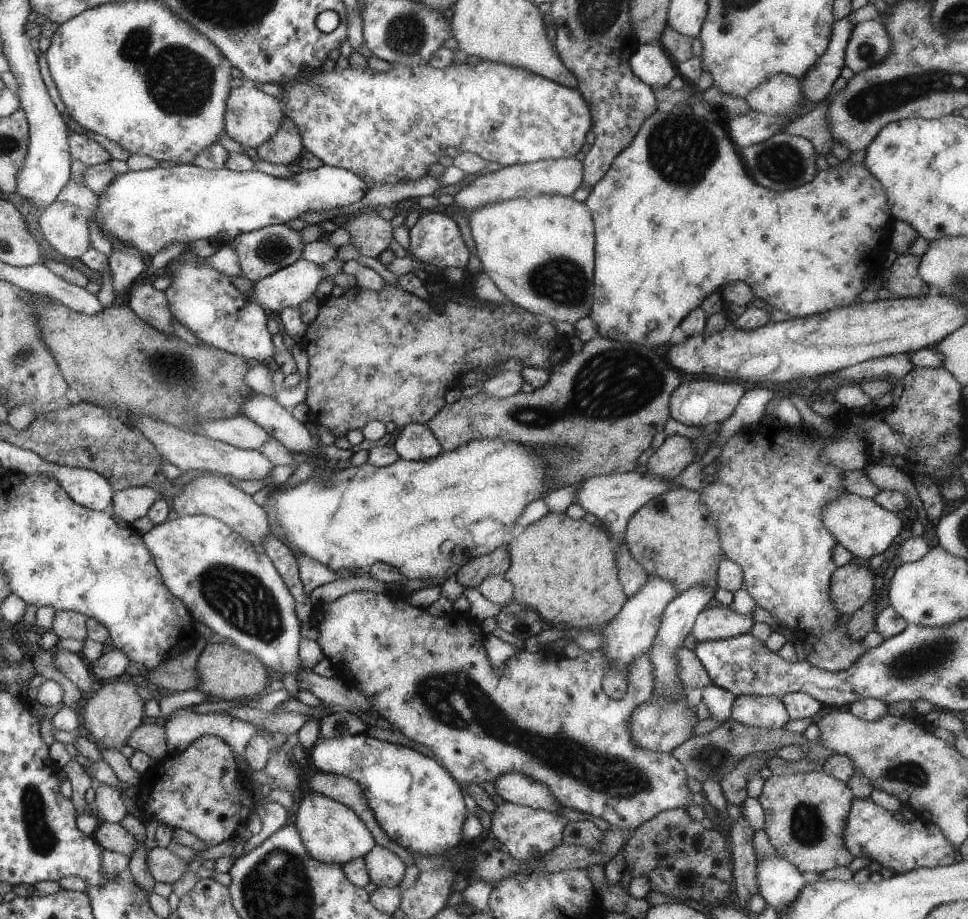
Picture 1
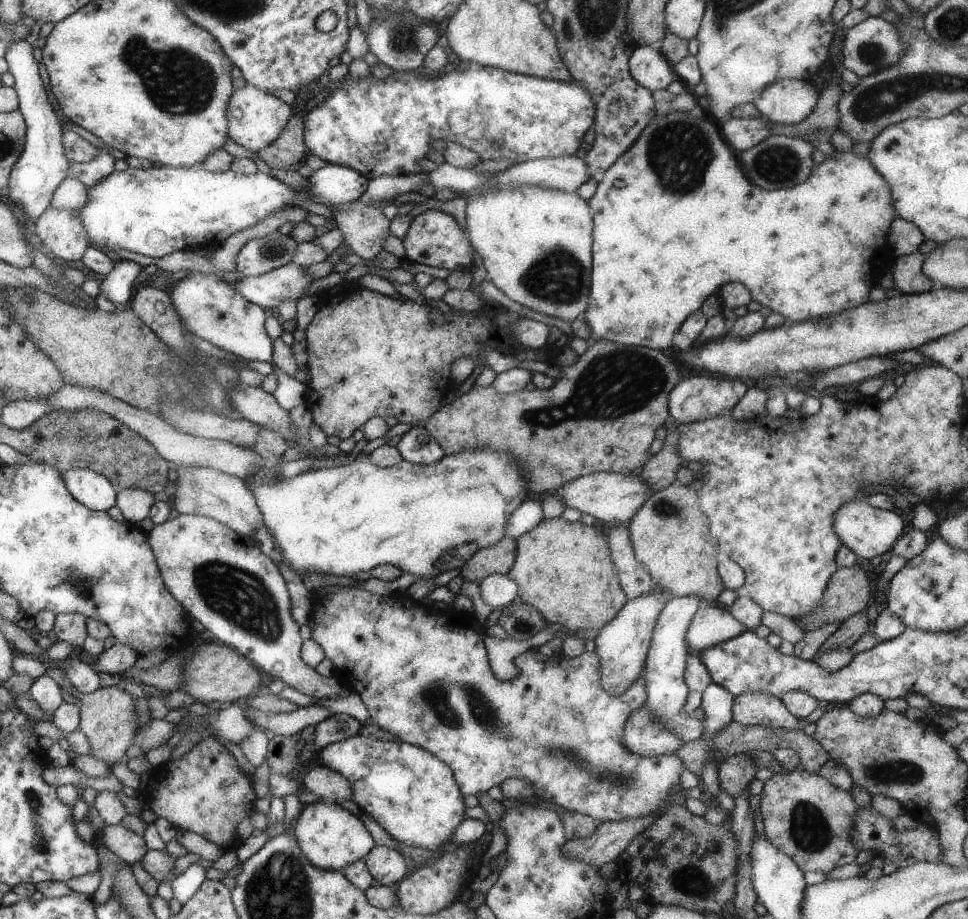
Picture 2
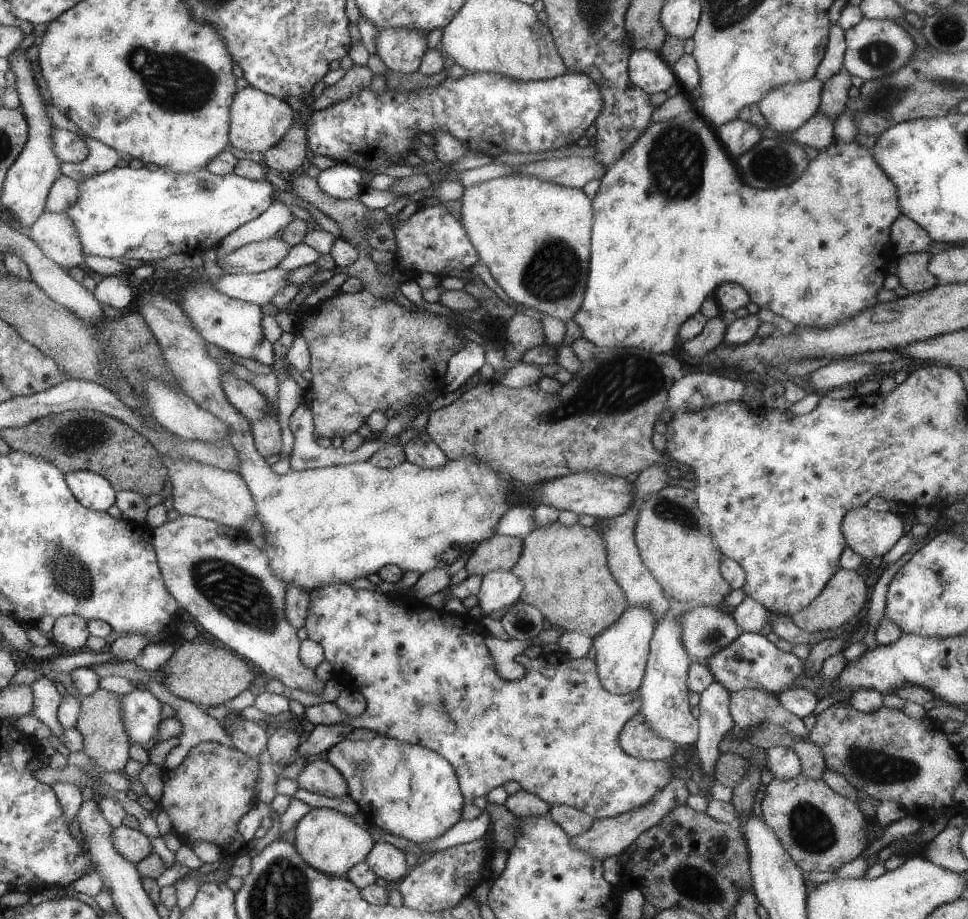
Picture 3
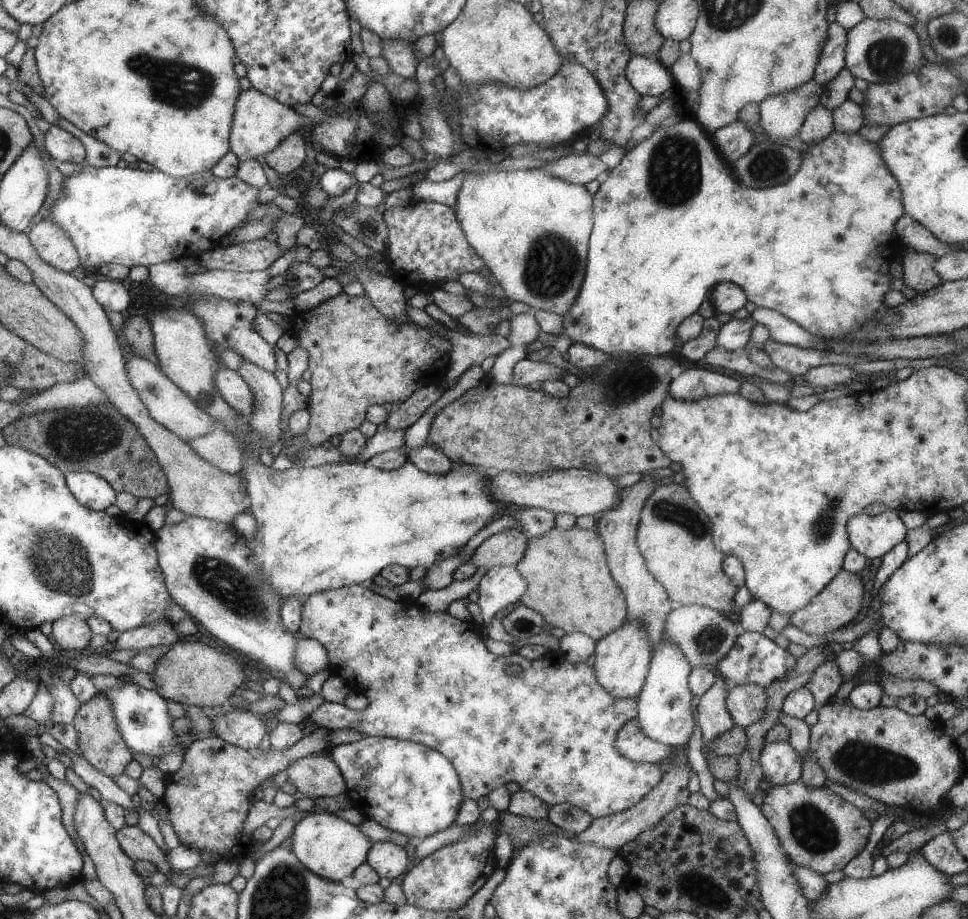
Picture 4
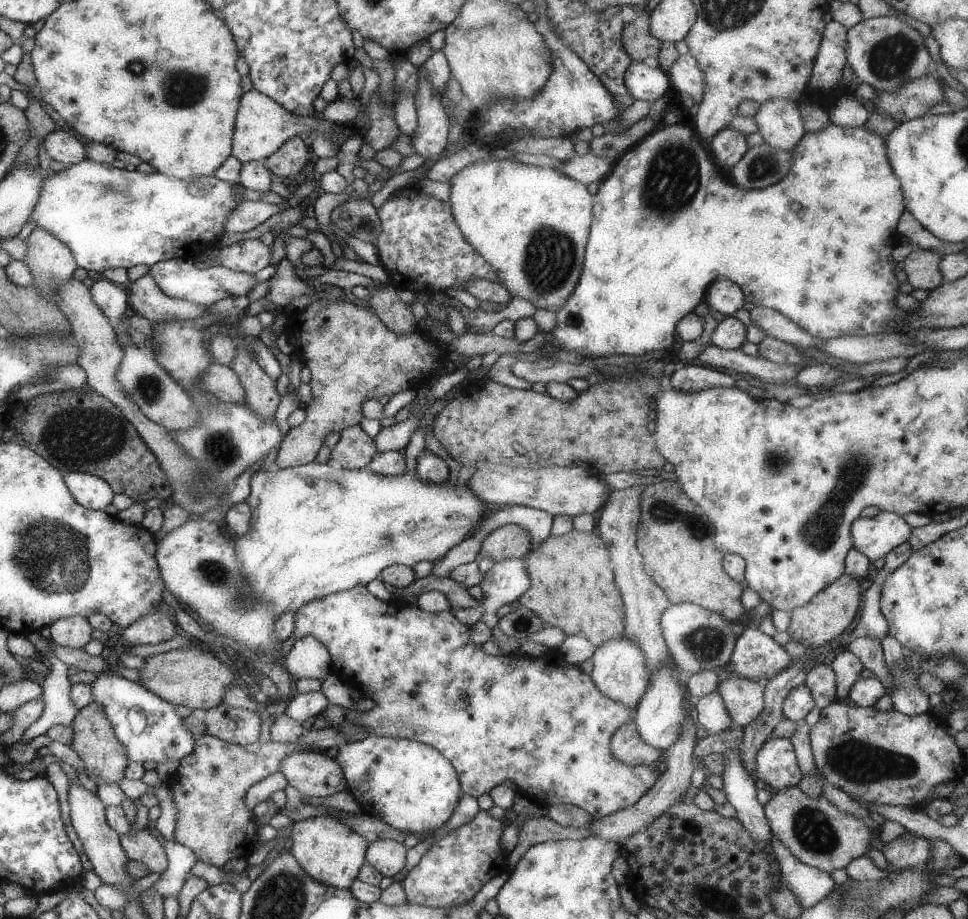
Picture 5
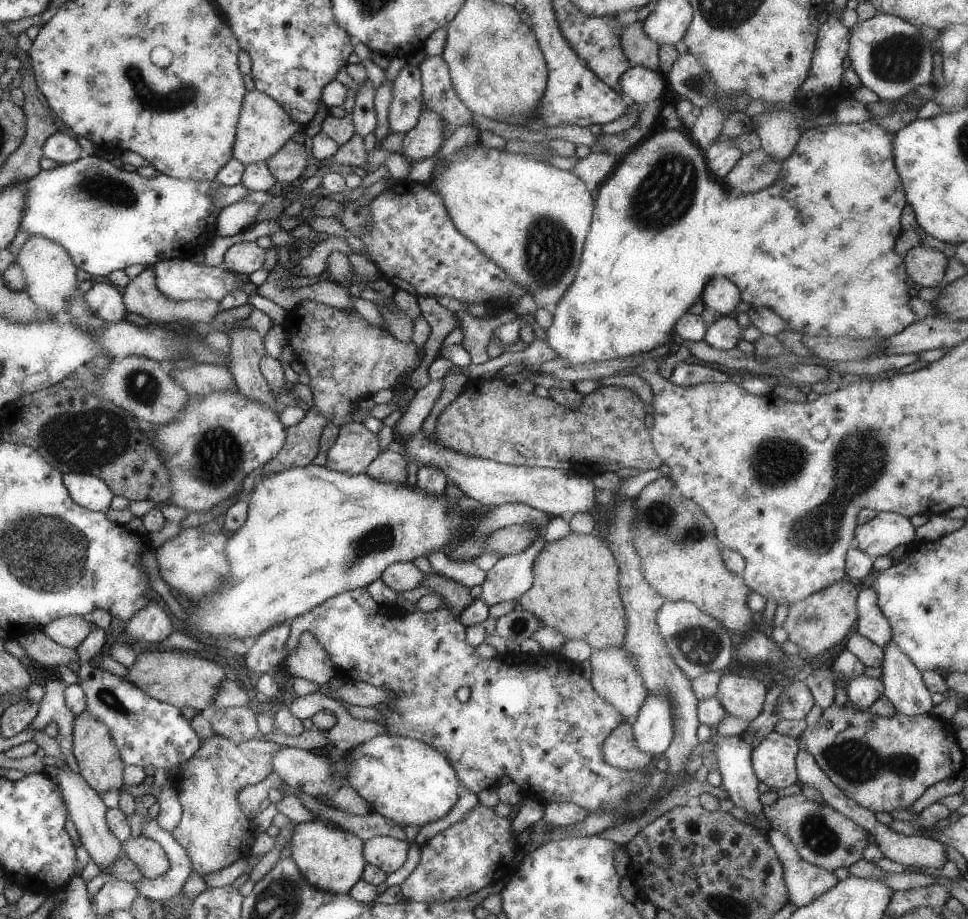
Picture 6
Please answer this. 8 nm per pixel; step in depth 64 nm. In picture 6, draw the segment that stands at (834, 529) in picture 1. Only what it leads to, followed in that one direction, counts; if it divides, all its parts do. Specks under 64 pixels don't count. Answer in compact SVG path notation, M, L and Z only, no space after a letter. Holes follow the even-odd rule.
M879 512L873 520L855 528L855 546L865 554L877 558L889 554L897 546L913 544L915 530L909 518L893 512Z

